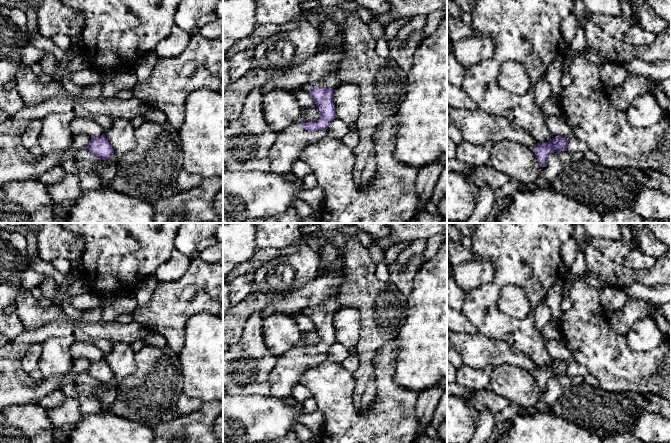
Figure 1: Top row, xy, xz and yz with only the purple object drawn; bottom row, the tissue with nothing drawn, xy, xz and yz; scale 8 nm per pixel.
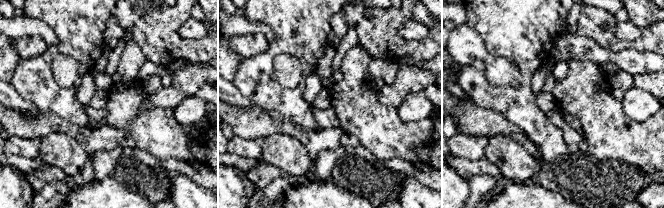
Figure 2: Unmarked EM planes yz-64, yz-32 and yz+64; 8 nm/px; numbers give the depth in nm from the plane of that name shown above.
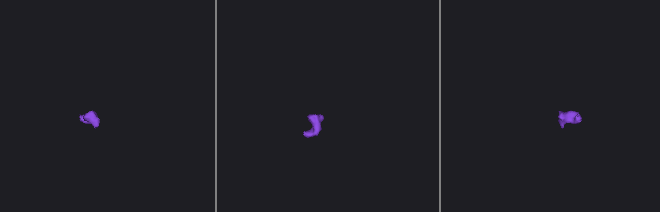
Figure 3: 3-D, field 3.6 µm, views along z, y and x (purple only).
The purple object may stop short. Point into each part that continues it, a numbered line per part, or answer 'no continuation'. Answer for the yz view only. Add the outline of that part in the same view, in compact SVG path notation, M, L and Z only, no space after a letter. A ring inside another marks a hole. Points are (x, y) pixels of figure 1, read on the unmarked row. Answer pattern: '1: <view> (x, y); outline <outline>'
1: yz (476, 350); outline M447 331L447 340L461 356L464 365L474 369L509 364L521 367L532 375L538 366L524 353L503 340L492 340L480 332L475 334Z

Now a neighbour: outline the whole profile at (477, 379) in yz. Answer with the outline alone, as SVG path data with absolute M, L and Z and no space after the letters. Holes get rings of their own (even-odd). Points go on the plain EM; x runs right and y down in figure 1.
M468 365L456 369L455 382L468 389L482 391L490 389L490 378L493 368L487 366L483 369L474 369Z

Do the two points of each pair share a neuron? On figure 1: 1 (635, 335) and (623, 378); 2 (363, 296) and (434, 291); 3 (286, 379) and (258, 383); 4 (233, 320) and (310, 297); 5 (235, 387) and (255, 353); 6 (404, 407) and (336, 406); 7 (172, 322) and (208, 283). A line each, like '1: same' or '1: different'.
1: different
2: different
3: different
4: same
5: same
6: same
7: same

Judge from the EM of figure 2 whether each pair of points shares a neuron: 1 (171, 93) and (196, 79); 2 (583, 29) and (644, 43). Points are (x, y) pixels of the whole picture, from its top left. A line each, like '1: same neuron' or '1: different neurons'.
1: same neuron
2: same neuron

